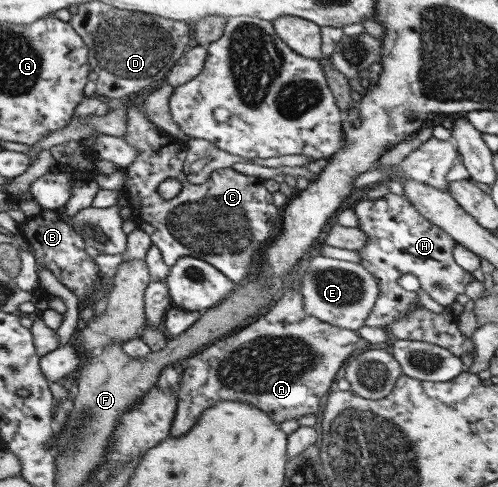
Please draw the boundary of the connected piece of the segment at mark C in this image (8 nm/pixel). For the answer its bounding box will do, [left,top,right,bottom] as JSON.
[124,103,283,282]

